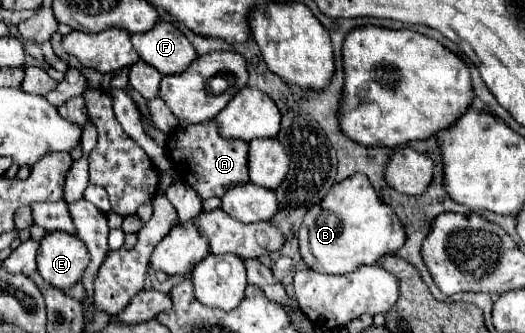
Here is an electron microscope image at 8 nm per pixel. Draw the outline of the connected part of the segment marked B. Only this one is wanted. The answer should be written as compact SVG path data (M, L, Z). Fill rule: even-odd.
M356 173L356 175L336 183L328 191L328 195L306 213L298 239L300 239L302 259L310 269L314 269L318 273L344 275L344 273L356 271L362 265L376 265L382 255L396 253L406 243L406 231L404 231L404 225L400 223L400 219L396 217L396 213L376 195L368 177L362 173Z

